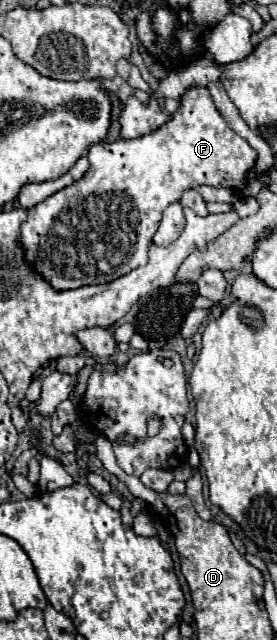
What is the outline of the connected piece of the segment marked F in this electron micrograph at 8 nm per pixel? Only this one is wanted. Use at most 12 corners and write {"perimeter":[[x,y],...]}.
{"perimeter":[[203,86],[133,140],[89,148],[27,210],[53,288],[147,264],[185,190],[245,198],[257,152]]}

